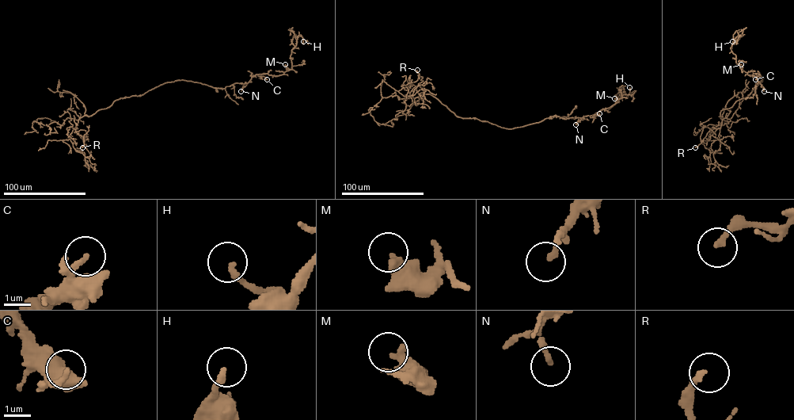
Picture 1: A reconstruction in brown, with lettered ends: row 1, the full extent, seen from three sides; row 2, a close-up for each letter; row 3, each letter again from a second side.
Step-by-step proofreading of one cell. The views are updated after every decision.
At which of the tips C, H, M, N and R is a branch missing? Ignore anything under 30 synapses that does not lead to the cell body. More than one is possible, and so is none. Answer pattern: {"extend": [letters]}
{"extend": ["R"]}

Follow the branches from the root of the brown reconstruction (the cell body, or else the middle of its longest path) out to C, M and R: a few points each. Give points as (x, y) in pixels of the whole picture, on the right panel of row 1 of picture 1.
C: (759, 82), (753, 88), (757, 83), (757, 74), (758, 76), (755, 79)
M: (759, 82), (753, 88), (757, 83), (757, 74), (748, 75), (742, 70), (741, 64)
R: (759, 82), (747, 97), (721, 111), (720, 127), (708, 131), (695, 147)

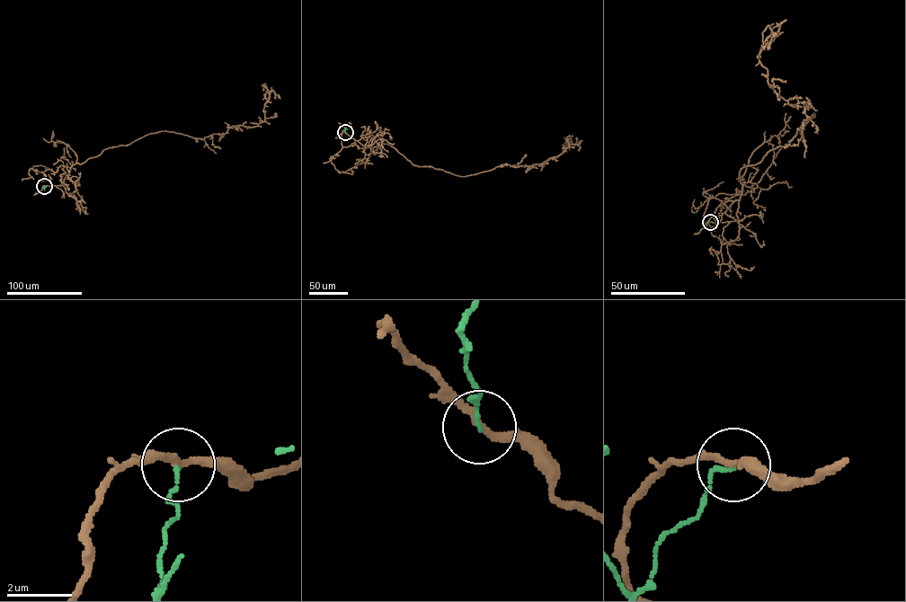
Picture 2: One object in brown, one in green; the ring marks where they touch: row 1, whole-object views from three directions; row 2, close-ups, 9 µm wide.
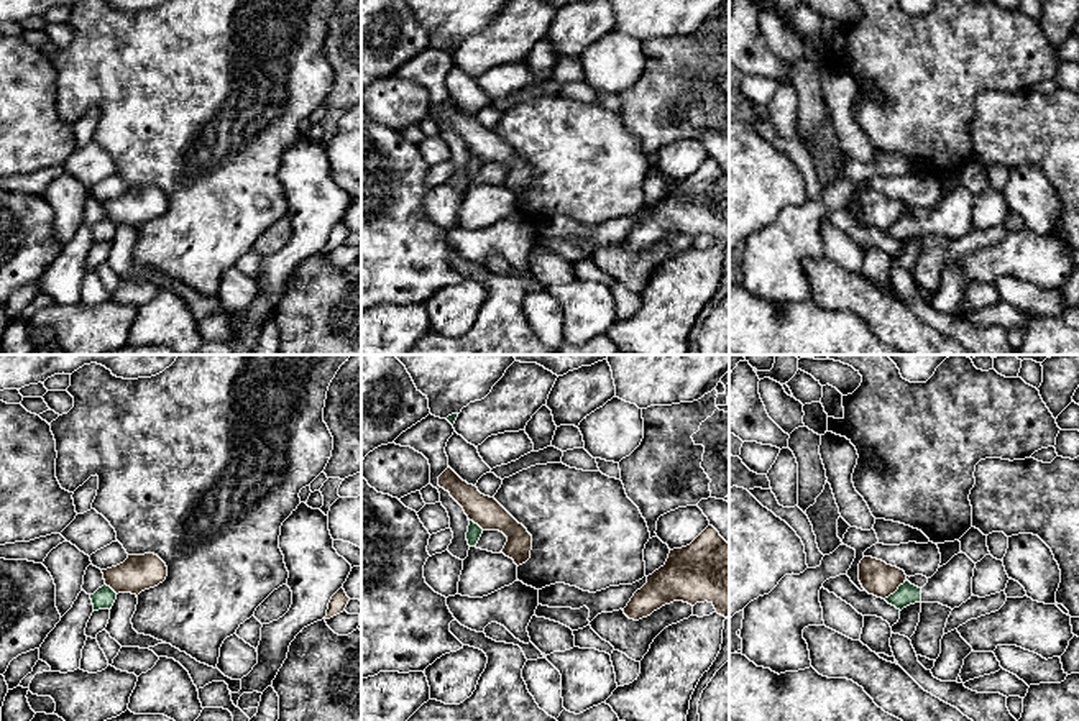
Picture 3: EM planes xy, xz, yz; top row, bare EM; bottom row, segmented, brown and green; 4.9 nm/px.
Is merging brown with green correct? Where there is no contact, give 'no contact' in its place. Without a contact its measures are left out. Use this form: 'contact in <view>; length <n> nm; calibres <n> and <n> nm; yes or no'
contact in yz; length 140 nm; calibres 170 and 110 nm; no

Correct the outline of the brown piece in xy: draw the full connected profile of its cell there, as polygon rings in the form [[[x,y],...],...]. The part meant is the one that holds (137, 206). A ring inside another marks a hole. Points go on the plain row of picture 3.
[[[154,186],[128,187],[128,191],[112,200],[102,202],[105,217],[117,227],[140,227],[145,222],[154,220],[168,209],[166,195]]]

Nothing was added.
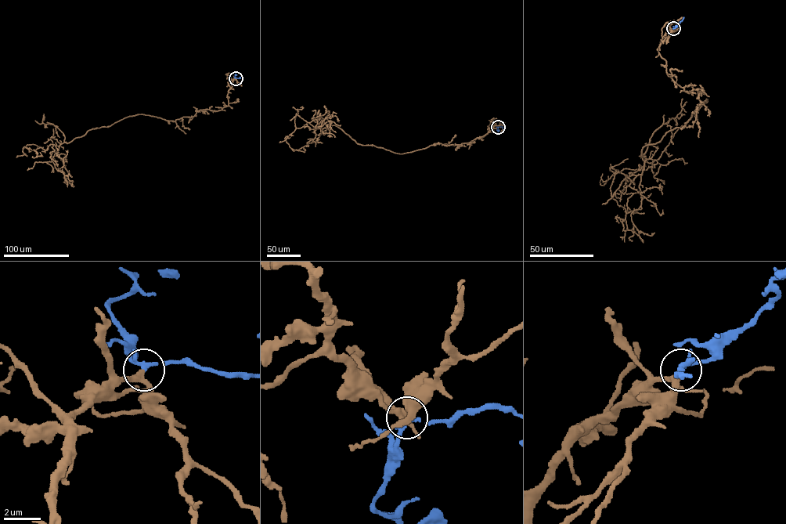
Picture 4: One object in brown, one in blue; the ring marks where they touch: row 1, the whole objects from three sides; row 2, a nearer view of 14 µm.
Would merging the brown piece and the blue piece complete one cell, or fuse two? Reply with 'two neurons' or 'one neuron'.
one neuron

